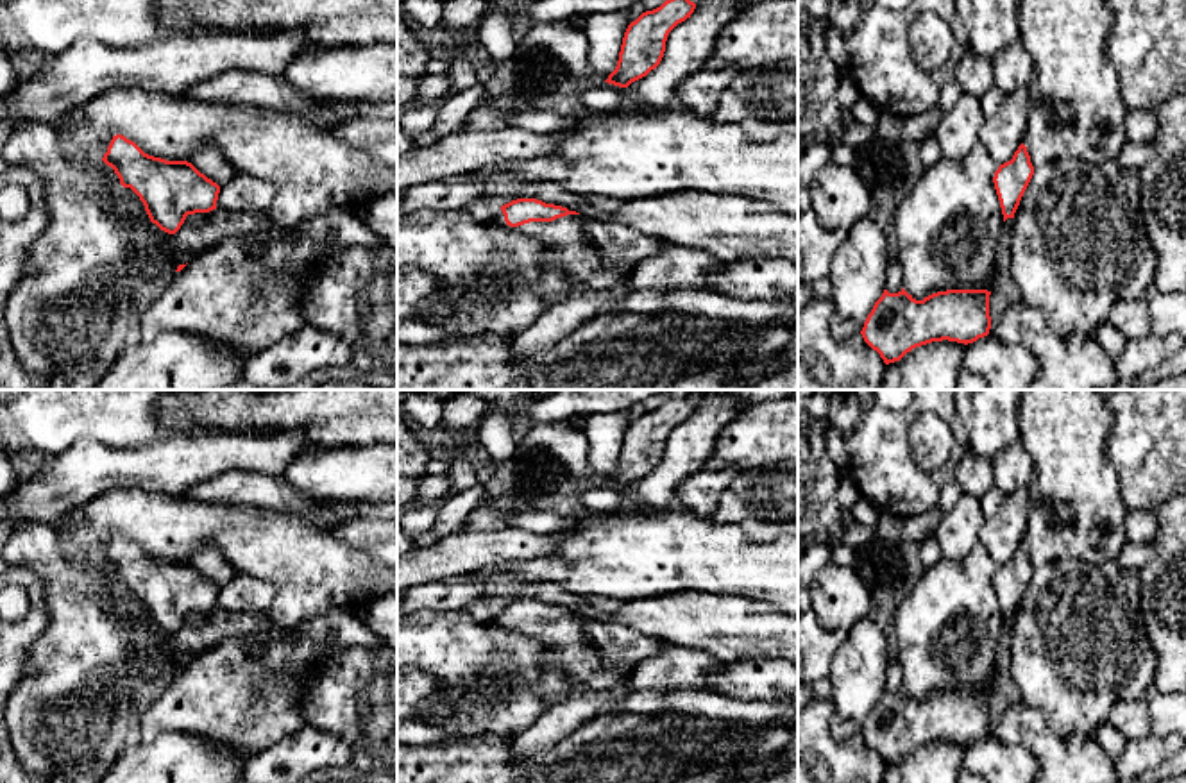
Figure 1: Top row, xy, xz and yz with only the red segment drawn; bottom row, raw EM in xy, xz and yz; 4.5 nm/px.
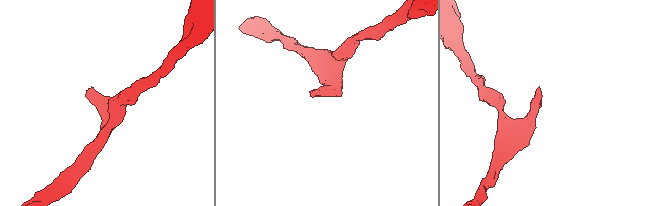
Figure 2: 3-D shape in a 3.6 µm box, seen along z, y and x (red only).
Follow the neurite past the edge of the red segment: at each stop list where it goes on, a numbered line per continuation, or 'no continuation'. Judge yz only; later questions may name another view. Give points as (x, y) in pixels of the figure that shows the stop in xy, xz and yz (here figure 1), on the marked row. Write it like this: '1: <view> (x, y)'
1: yz (1075, 108)

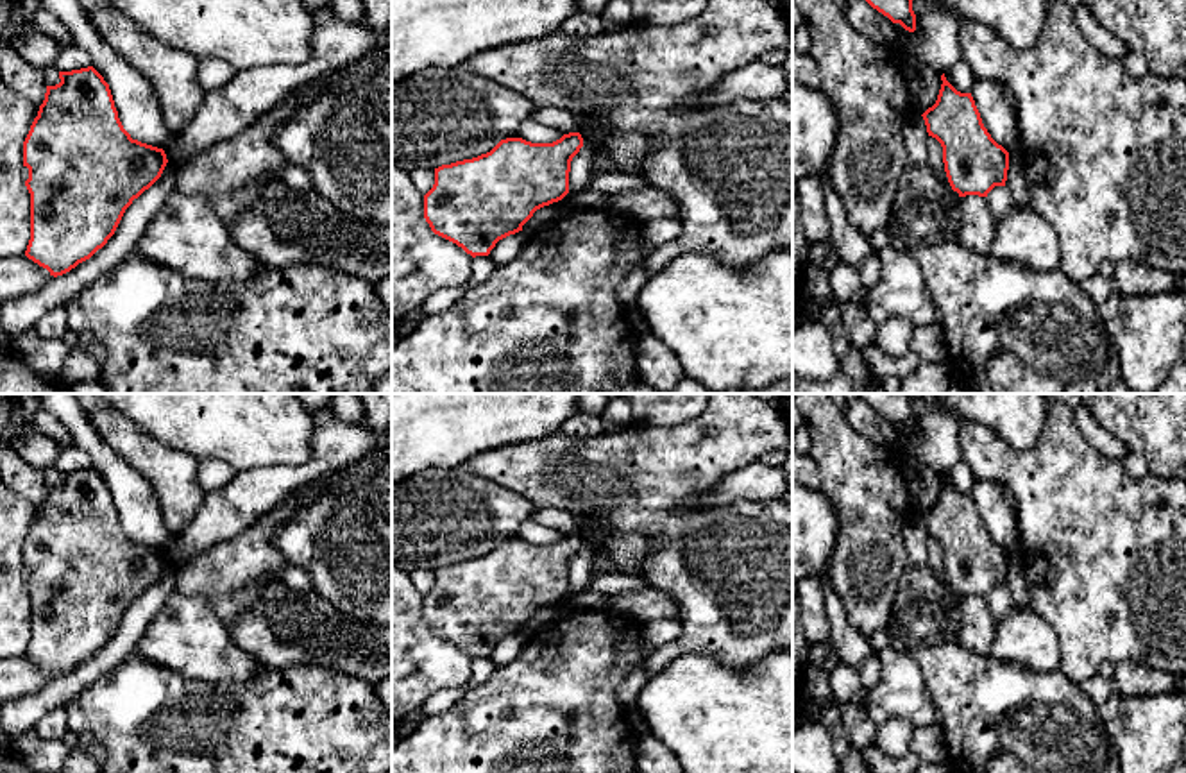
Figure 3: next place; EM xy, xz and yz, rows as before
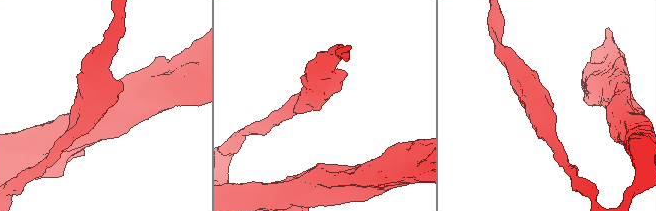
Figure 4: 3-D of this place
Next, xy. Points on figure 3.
no continuation

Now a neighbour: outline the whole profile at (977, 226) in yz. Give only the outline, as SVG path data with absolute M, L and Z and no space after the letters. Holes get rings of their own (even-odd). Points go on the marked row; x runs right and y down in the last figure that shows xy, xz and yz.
M961 197L959 209L961 225L957 242L970 252L987 254L995 240L996 222L991 215L986 197Z

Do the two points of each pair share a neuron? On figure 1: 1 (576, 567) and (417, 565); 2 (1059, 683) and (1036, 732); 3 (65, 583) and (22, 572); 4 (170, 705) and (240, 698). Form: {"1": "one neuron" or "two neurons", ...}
{"1": "two neurons", "2": "two neurons", "3": "two neurons", "4": "one neuron"}

